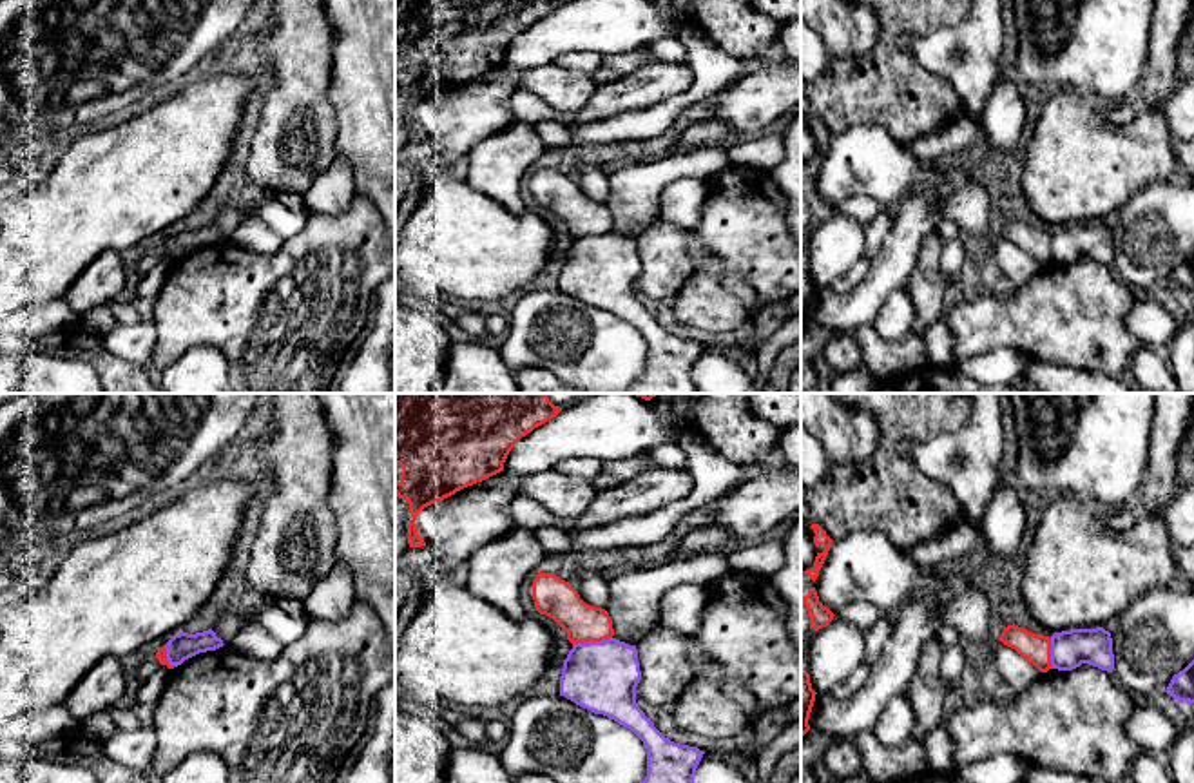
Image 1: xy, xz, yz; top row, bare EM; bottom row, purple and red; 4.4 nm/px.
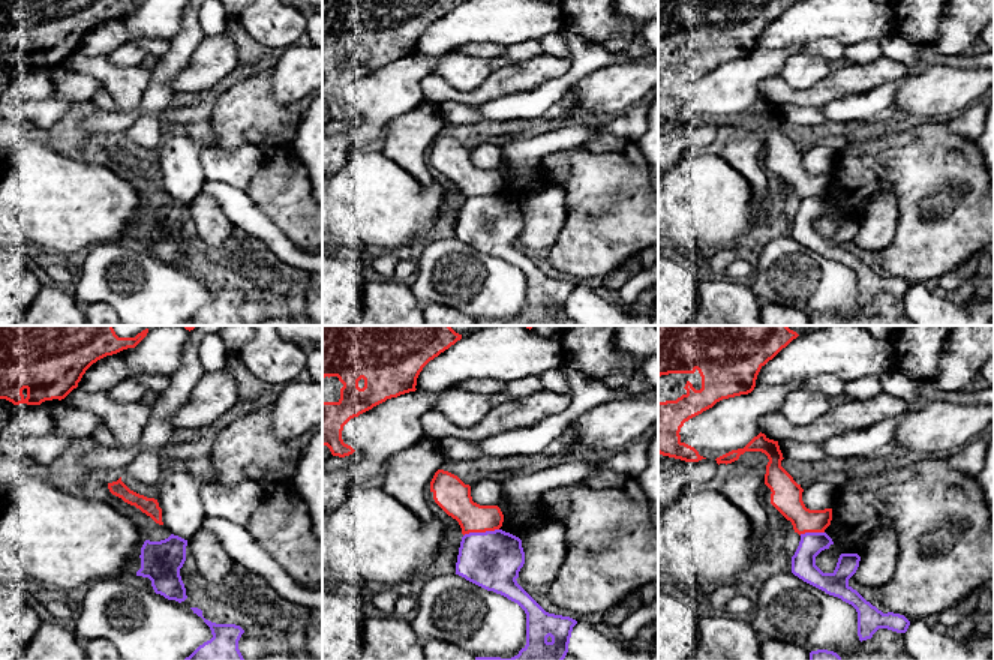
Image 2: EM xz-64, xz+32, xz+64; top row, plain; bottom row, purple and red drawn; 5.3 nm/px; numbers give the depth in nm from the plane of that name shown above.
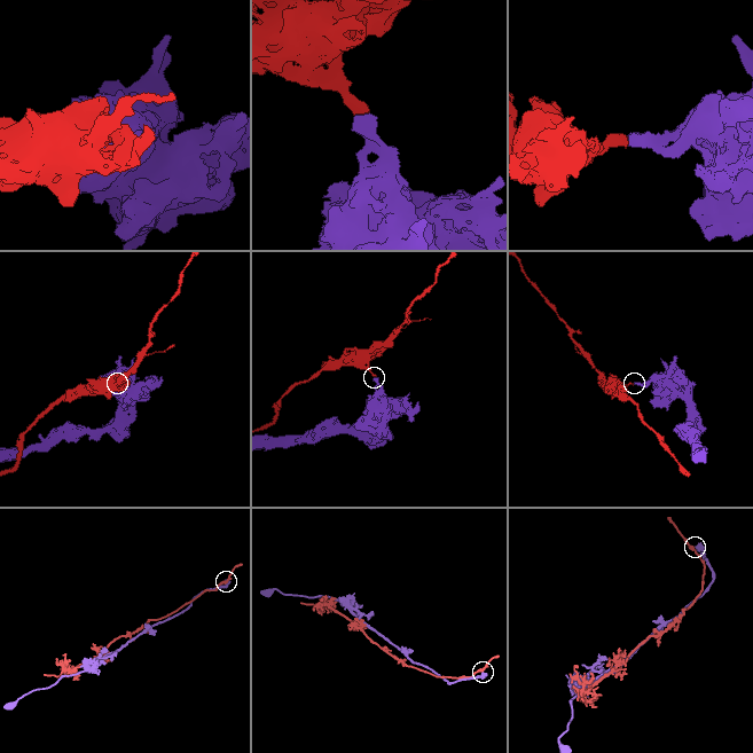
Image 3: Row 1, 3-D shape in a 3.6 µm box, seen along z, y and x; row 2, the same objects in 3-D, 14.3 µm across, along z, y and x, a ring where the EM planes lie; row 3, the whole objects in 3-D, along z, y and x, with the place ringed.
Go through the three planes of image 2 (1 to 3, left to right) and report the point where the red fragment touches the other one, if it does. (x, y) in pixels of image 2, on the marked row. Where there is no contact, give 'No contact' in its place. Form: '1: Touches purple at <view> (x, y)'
1: No contact
2: Touches purple at xz+32 (480, 533)
3: Touches purple at xz+64 (811, 533)

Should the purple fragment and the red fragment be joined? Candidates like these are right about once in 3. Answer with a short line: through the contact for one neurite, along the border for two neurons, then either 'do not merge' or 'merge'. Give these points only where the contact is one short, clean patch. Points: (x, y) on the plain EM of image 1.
xz (611, 231), (600, 236), (577, 236), (573, 240) | do not merge

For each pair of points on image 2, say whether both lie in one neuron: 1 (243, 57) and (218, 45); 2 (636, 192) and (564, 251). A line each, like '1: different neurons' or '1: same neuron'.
1: different neurons
2: same neuron

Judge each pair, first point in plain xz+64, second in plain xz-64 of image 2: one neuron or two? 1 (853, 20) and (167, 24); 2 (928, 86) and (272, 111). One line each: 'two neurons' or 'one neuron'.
1: one neuron
2: two neurons

